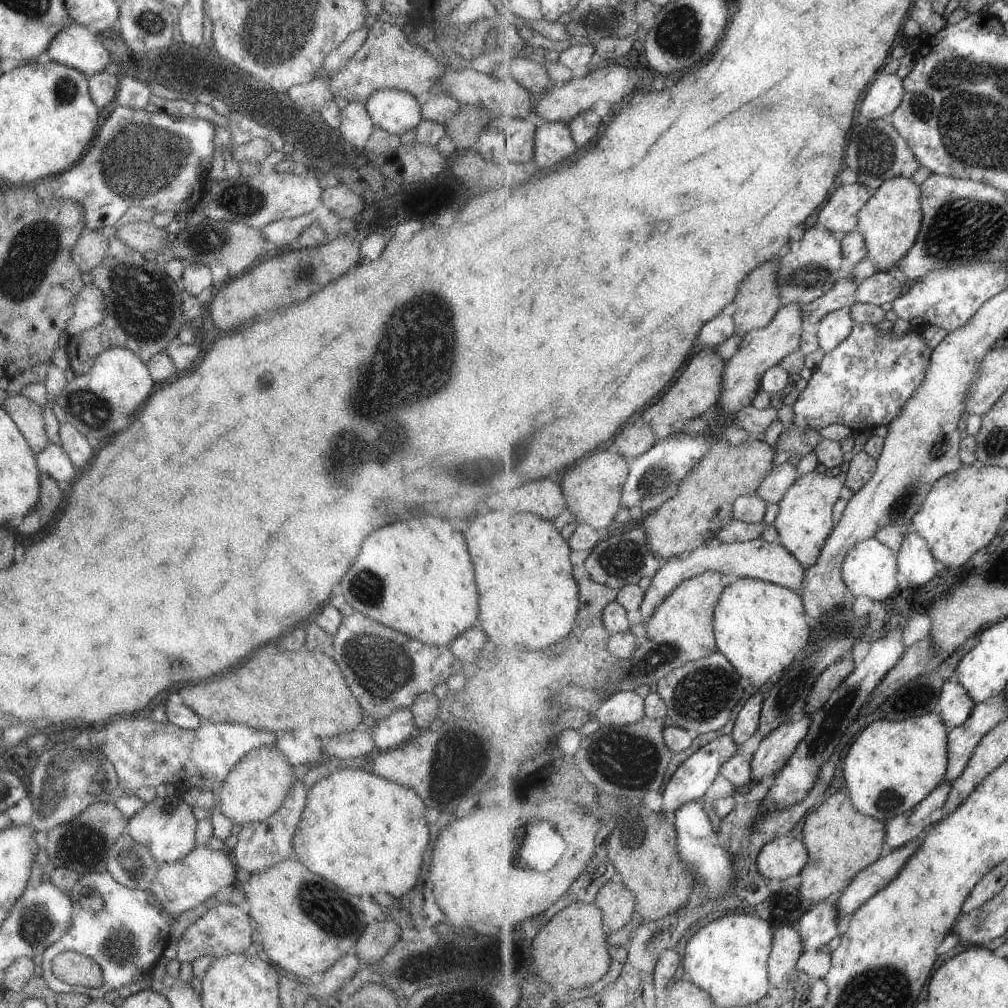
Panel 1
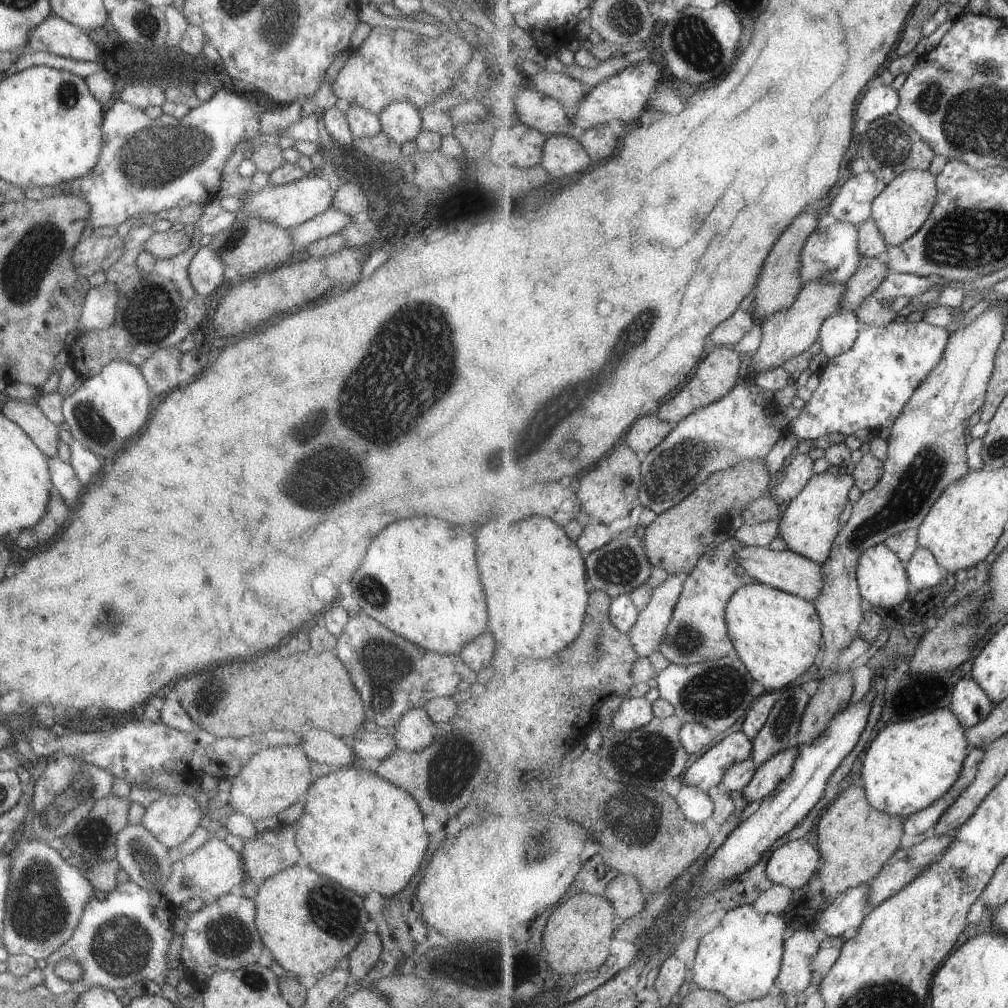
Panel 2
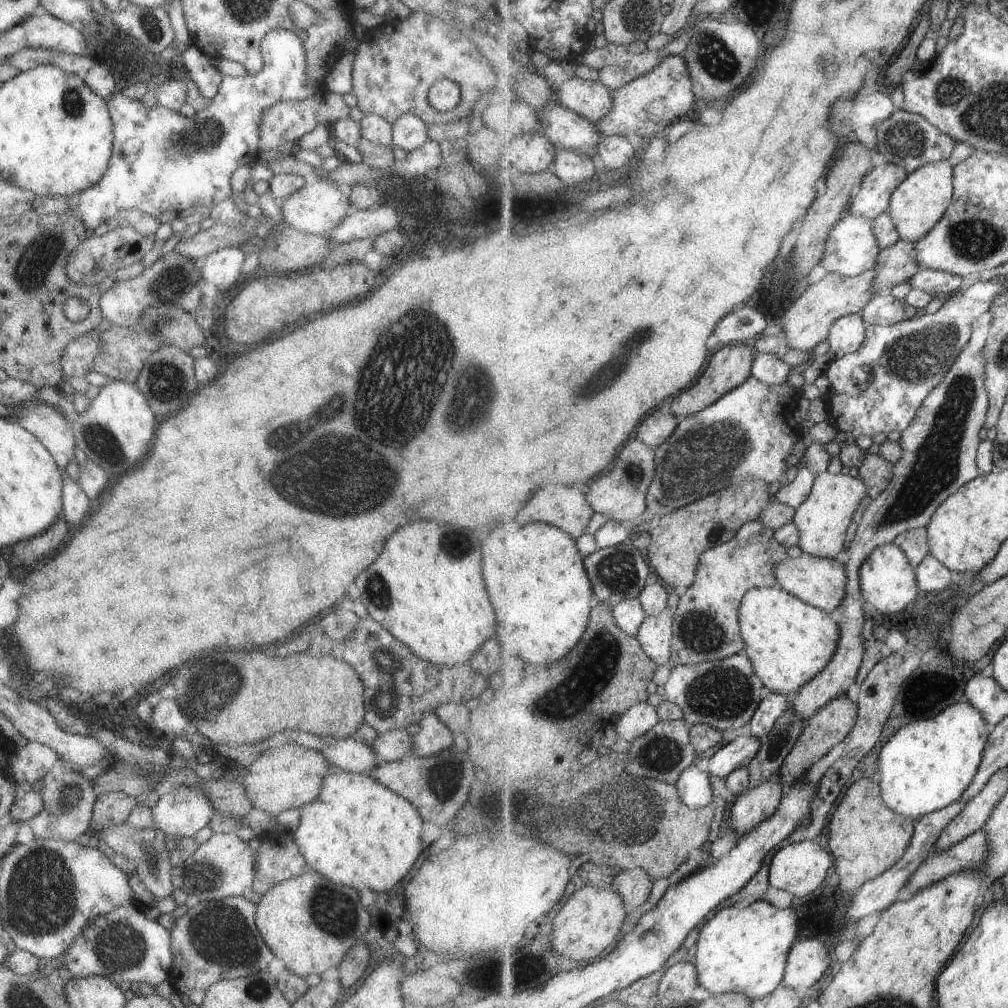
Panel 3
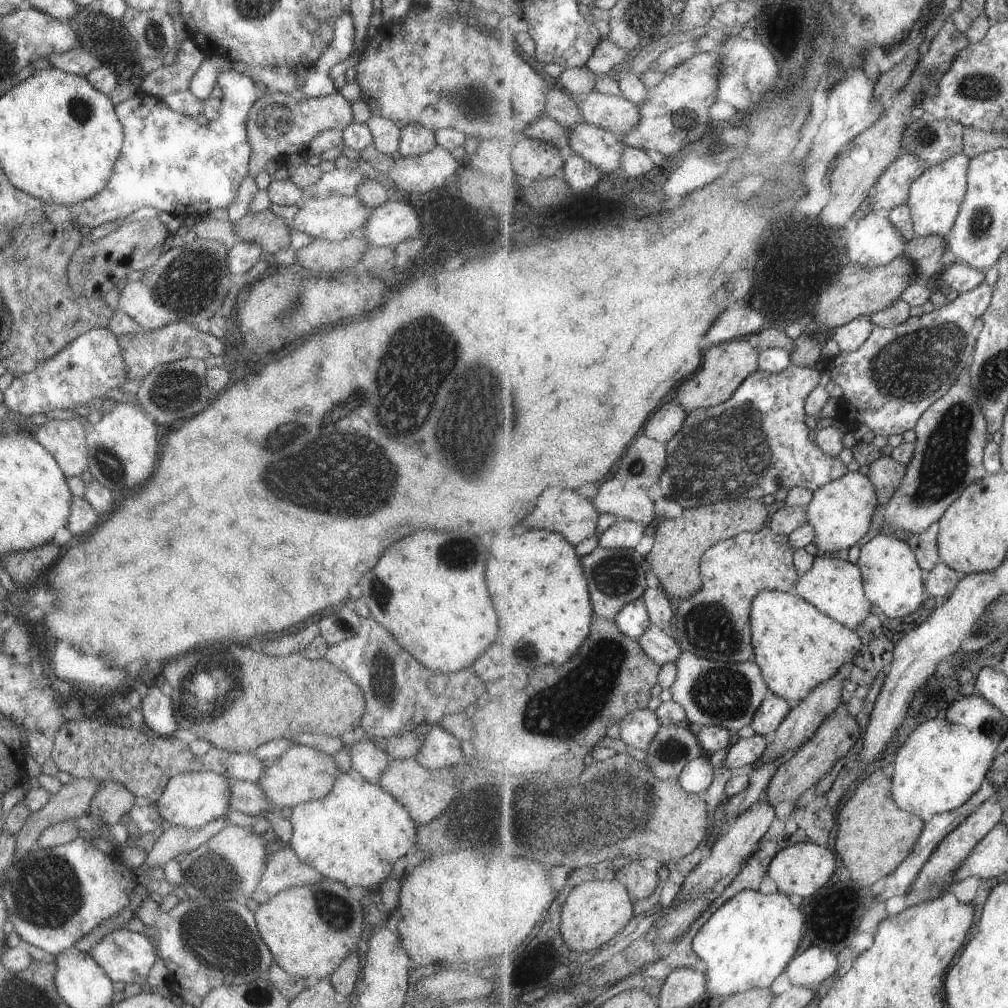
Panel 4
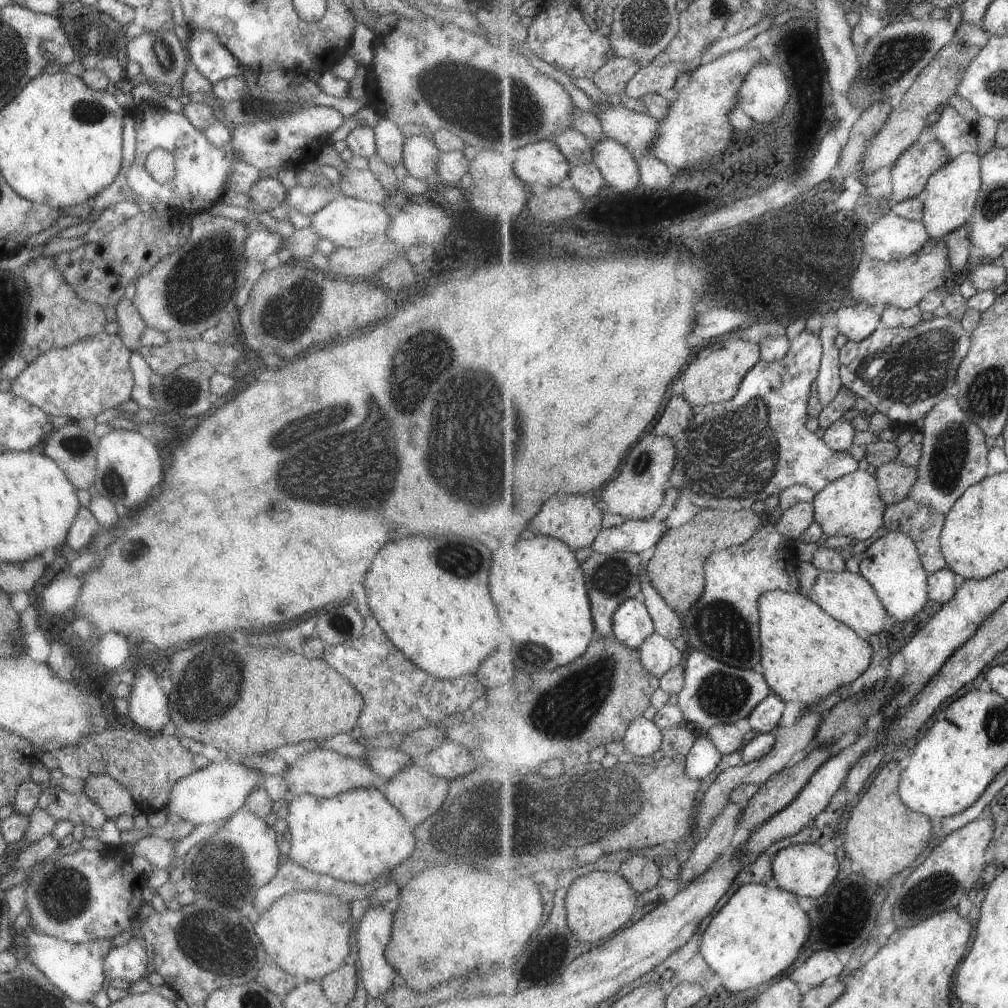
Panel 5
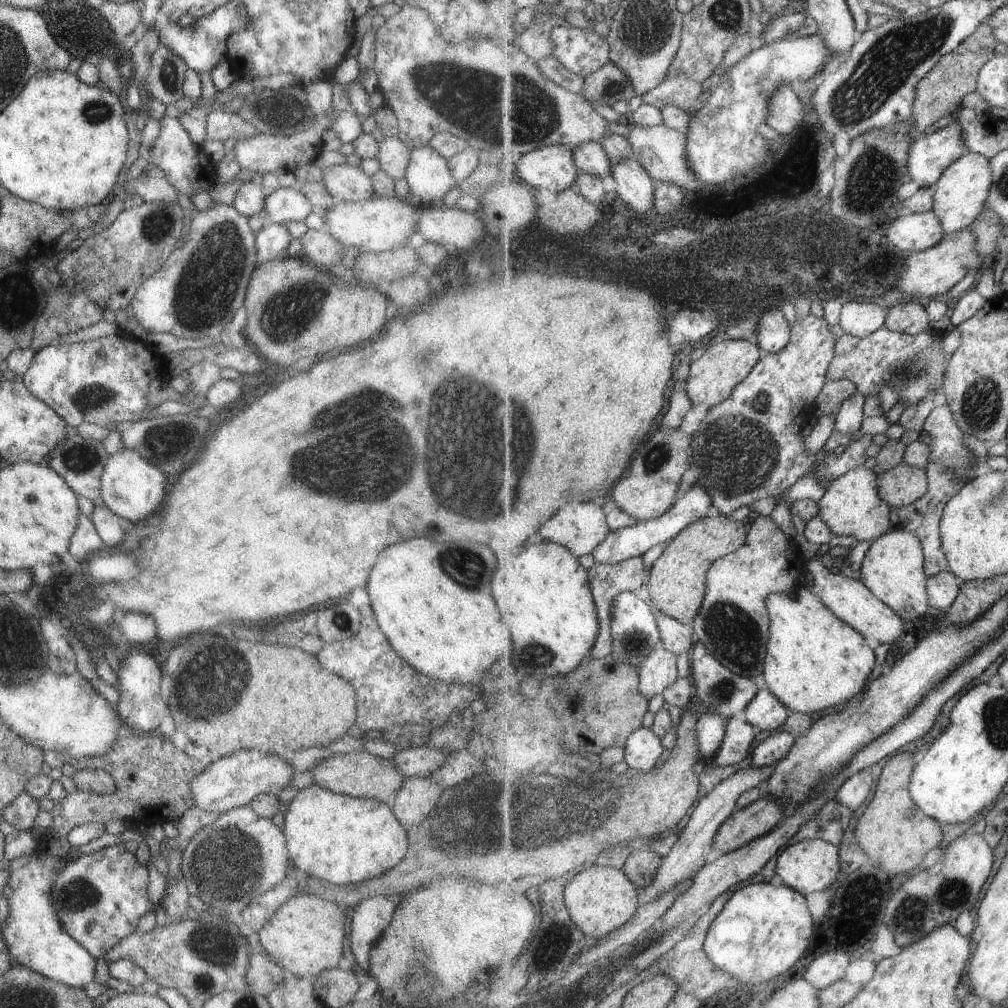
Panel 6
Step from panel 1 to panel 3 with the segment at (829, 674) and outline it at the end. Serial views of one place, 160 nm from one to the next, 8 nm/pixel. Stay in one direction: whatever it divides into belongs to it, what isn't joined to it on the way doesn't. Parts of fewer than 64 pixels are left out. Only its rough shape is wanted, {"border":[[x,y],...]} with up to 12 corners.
{"border":[[834,698],[803,729],[777,776],[793,789],[857,722],[857,703]]}

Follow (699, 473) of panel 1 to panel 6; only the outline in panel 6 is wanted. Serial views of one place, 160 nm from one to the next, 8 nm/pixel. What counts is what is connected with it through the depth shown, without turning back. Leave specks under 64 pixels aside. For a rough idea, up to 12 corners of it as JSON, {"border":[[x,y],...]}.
{"border":[[714,513],[684,528],[650,568],[654,612],[692,626],[710,568],[747,526]]}

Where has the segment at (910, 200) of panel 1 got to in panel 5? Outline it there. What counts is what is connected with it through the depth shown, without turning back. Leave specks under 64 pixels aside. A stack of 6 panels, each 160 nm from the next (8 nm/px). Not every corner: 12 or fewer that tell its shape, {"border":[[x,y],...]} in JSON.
{"border":[[963,153],[923,192],[923,220],[942,239],[974,217],[982,157]]}

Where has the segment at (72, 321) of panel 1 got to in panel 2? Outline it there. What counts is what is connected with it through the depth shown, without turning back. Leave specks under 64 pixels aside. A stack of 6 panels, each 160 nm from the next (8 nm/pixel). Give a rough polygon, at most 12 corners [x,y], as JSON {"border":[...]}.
{"border":[[114,284],[90,287],[77,329],[113,324],[118,290]]}

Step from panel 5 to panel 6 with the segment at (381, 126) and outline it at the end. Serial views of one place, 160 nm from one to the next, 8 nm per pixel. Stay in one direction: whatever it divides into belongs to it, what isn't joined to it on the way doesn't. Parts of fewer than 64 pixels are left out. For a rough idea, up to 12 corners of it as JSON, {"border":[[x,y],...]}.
{"border":[[378,136],[380,169],[404,178],[410,148],[397,137]]}

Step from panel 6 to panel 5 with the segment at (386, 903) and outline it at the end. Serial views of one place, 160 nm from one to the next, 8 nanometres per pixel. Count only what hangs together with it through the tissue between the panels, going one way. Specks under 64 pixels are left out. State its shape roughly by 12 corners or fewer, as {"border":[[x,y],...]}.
{"border":[[377,903],[355,930],[359,978],[380,999],[398,982],[383,956],[392,913]]}

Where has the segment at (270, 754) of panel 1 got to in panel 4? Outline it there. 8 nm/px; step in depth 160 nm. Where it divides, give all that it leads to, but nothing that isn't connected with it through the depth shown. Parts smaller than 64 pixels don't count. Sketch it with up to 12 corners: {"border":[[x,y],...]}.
{"border":[[293,745],[263,762],[257,786],[272,808],[323,798],[332,756]]}

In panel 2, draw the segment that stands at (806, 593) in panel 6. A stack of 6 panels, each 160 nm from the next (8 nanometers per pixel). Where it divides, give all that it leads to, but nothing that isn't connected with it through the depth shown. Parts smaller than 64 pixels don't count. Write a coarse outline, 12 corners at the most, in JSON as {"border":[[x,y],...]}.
{"border":[[757,581],[731,597],[736,648],[767,692],[824,644],[815,601]]}

